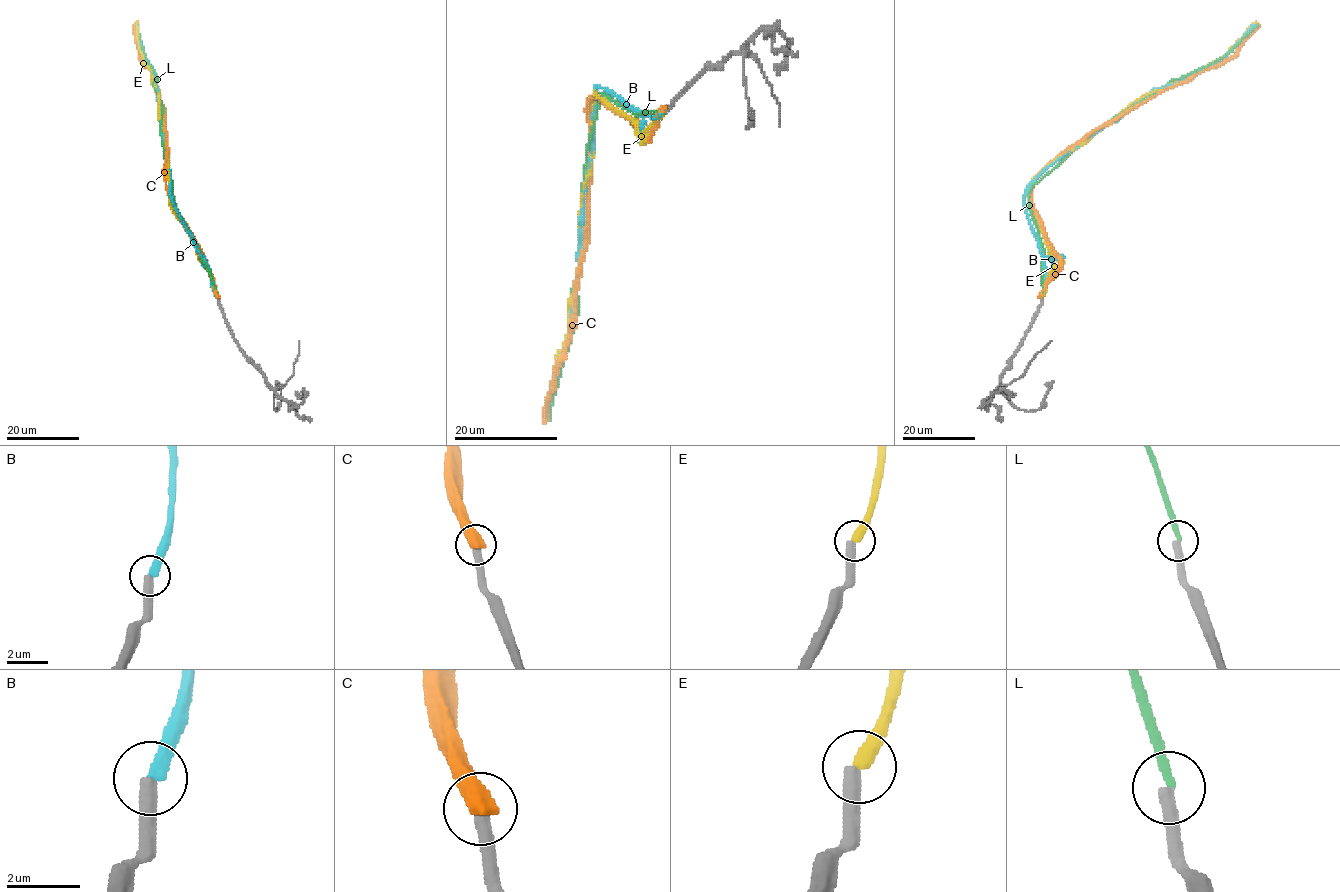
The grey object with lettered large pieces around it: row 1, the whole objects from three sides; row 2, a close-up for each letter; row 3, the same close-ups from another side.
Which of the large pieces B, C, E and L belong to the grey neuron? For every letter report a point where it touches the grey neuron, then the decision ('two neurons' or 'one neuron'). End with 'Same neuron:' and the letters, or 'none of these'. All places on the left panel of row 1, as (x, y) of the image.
B: contact (216, 297); two neurons
C: contact (217, 297); two neurons
E: contact (217, 297); one neuron
L: contact (218, 297); two neurons
Same neuron: E

